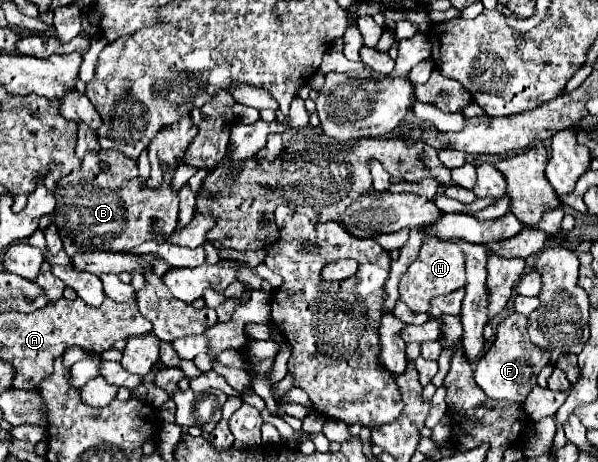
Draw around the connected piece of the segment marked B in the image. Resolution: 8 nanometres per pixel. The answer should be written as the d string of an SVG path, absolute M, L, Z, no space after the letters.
M100 149L98 155L86 155L82 159L82 167L78 171L72 171L70 175L62 177L56 185L56 209L54 209L54 223L58 227L58 233L64 241L64 251L72 257L80 253L80 243L92 243L90 249L102 247L102 249L132 249L148 239L154 239L158 245L164 243L162 235L154 235L150 229L160 229L162 233L172 233L178 223L178 211L180 211L180 199L178 191L172 189L172 177L174 173L166 171L166 179L162 181L162 187L148 187L142 185L138 175L138 161L122 155L122 151L104 151Z

